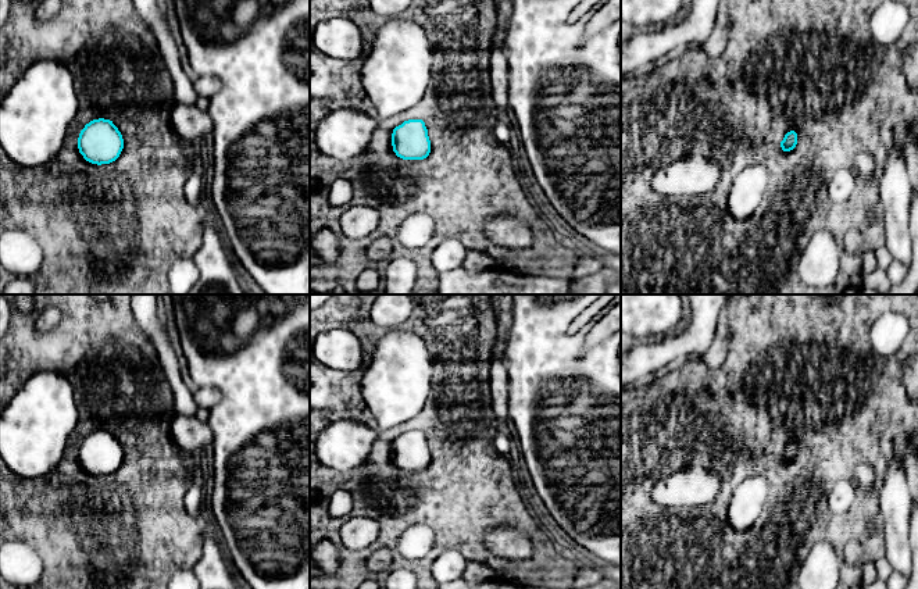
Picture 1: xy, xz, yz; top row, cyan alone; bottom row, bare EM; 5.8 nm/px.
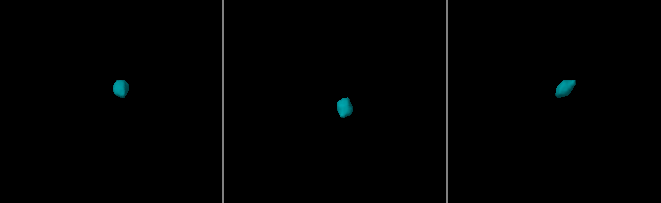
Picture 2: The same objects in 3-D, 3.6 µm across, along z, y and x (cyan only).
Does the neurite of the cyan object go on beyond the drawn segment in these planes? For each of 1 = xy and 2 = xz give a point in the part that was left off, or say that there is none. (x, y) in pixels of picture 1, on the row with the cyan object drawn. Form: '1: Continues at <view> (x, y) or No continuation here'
1: No continuation here
2: No continuation here

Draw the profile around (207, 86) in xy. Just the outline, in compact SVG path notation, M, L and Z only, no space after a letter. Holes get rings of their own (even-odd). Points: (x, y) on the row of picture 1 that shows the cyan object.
M197 76L193 82L197 96L211 99L221 89L221 81L215 76Z

